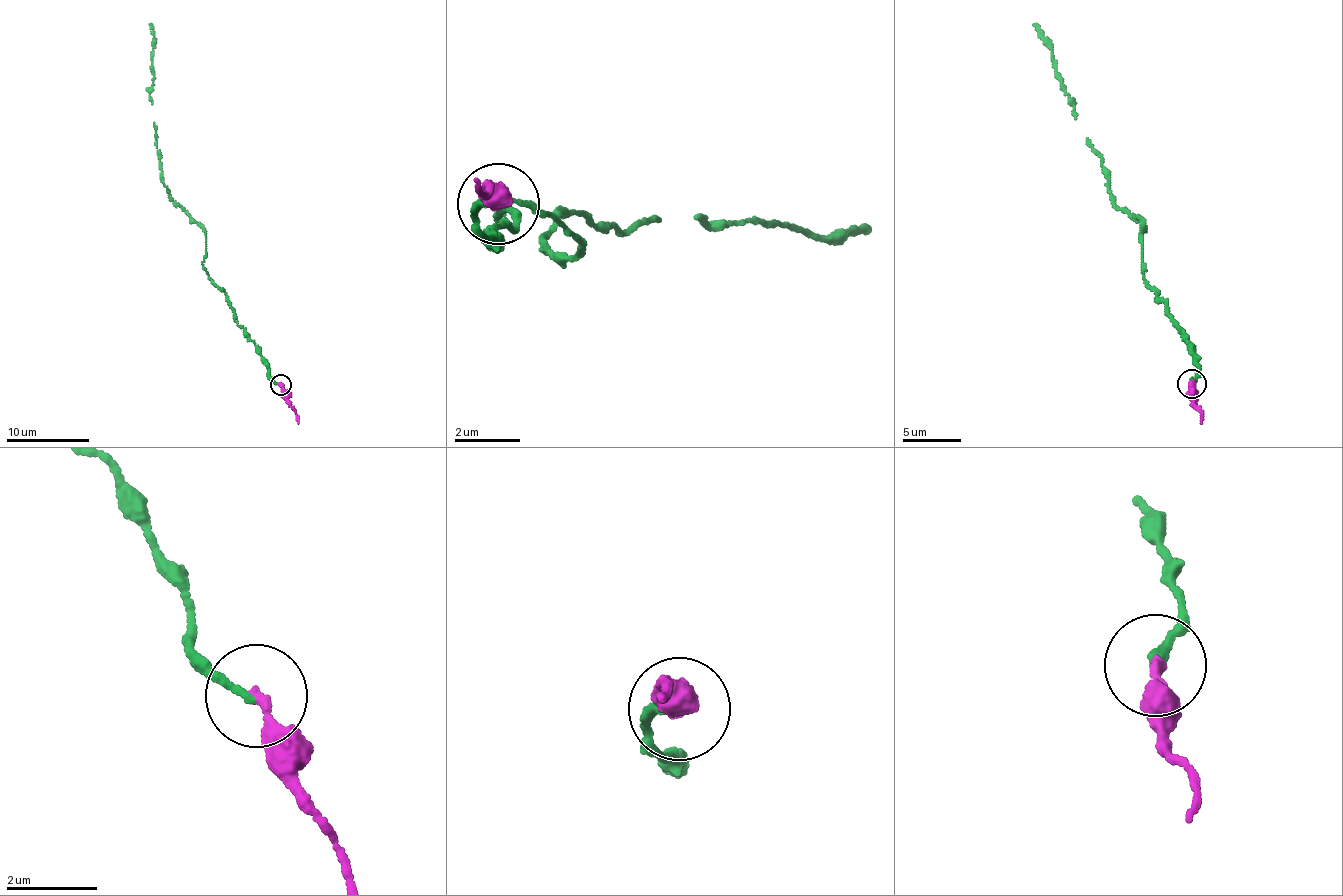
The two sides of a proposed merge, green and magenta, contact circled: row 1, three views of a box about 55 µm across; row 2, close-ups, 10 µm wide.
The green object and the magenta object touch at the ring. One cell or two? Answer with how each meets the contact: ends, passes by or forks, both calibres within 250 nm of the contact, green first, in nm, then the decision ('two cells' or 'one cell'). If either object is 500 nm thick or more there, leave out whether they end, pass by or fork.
green ends | magenta ends | 160/240 nm | one cell

